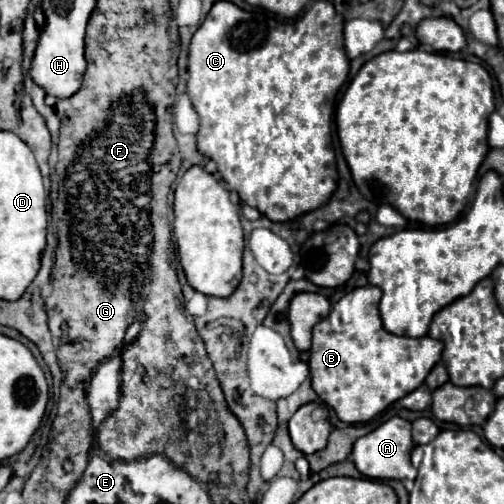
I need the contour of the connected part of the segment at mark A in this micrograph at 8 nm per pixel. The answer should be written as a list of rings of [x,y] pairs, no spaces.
[[[391,417],[389,421],[385,421],[383,425],[379,425],[371,433],[355,441],[351,459],[359,469],[359,473],[369,479],[411,479],[413,481],[417,475],[417,469],[411,465],[411,459],[409,459],[411,449],[413,449],[411,423],[401,417]]]

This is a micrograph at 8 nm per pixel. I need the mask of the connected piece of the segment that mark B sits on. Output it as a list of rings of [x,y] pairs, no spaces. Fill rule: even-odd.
[[[357,287],[337,301],[333,311],[313,329],[309,359],[313,391],[333,407],[337,417],[345,423],[365,423],[373,419],[391,403],[415,391],[441,361],[441,341],[429,335],[413,339],[385,331],[377,311],[379,299],[379,287]]]

